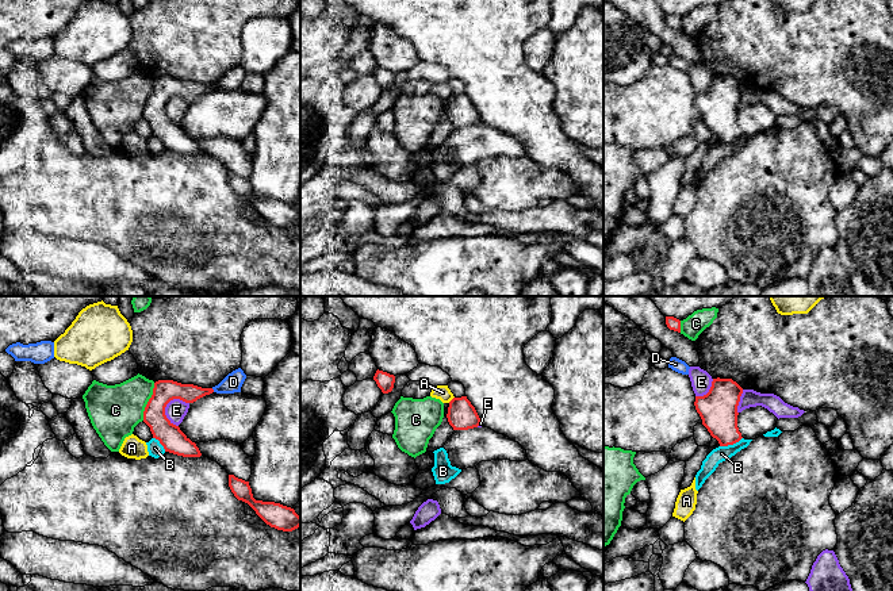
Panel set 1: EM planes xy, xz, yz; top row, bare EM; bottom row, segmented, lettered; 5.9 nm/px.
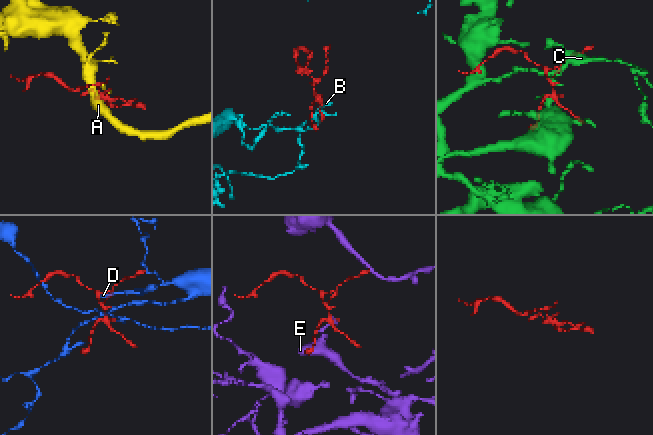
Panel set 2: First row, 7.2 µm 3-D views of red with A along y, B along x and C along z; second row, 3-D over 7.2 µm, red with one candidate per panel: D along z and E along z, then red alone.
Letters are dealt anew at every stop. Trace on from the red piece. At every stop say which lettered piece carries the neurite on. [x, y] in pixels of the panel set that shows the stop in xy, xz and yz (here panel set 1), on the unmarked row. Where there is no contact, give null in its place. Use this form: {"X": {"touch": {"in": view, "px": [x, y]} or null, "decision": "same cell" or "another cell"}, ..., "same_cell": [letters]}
{"A": {"touch": {"in": "xz", "px": [452, 96]}, "decision": "another cell"}, "B": {"touch": {"in": "yz", "px": [731, 141]}, "decision": "another cell"}, "C": {"touch": {"in": "xy", "px": [148, 99]}, "decision": "another cell"}, "D": {"touch": {"in": "xy", "px": [213, 87]}, "decision": "another cell"}, "E": {"touch": {"in": "xy", "px": [164, 110]}, "decision": "another cell"}, "same_cell": []}

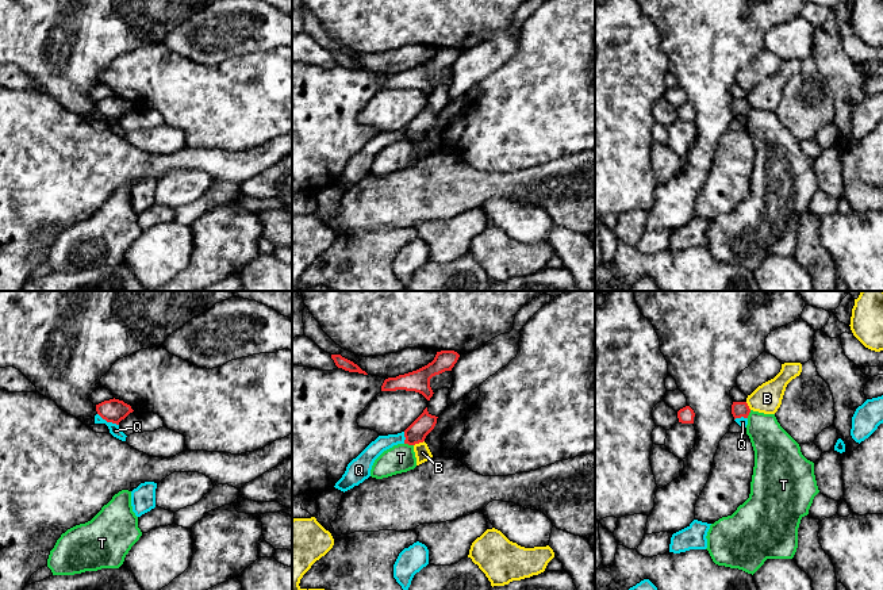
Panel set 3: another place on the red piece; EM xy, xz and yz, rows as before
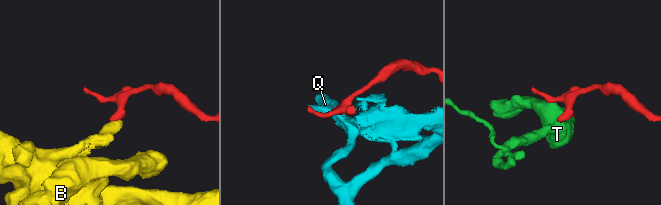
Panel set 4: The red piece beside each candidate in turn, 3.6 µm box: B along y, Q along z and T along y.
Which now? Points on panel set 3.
{"B": {"touch": {"in": "xz", "px": [418, 140]}, "decision": "another cell"}, "Q": {"touch": {"in": "xy", "px": [108, 118]}, "decision": "another cell"}, "T": {"touch": {"in": "xz", "px": [409, 141]}, "decision": "another cell"}, "same_cell": []}

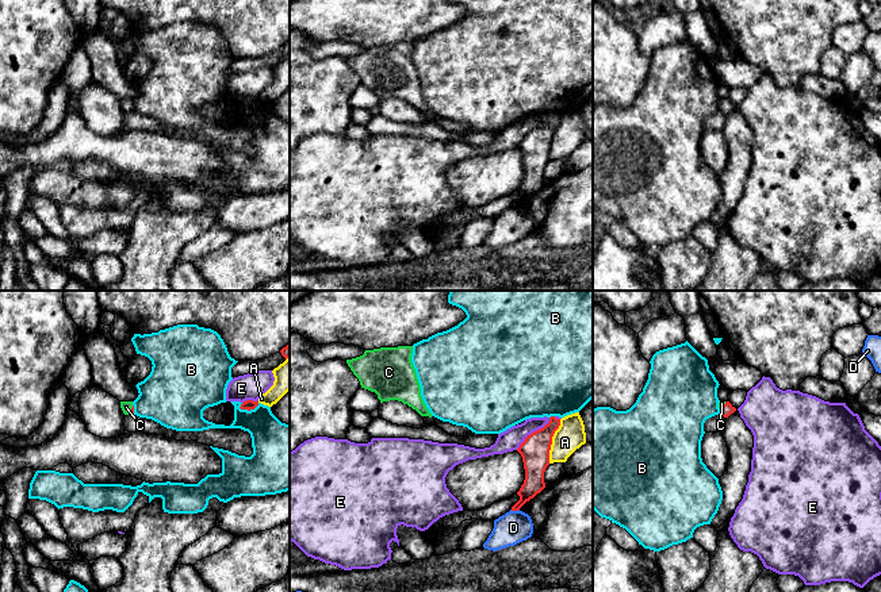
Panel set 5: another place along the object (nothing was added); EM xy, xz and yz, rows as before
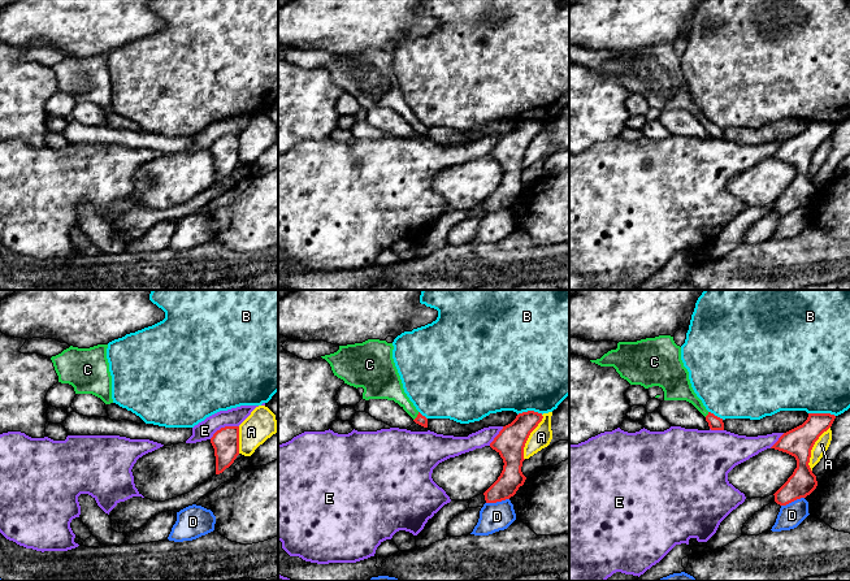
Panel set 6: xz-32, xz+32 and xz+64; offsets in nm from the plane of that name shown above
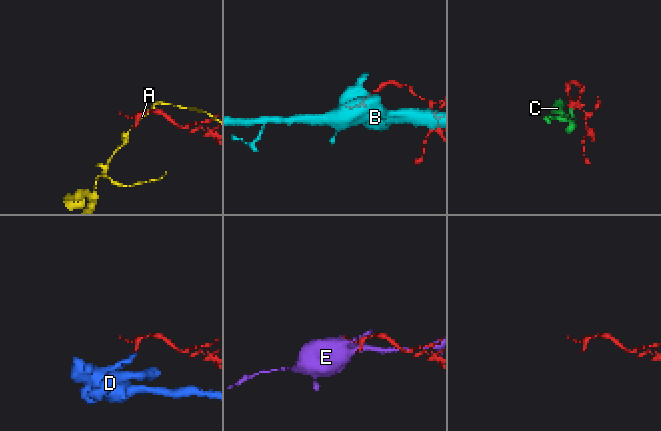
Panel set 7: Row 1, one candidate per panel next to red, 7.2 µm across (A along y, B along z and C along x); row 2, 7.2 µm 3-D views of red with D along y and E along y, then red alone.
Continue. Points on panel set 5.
{"A": {"touch": {"in": "xz", "px": [551, 138]}, "decision": "another cell"}, "B": {"touch": {"in": "xy", "px": [248, 107]}, "decision": "another cell"}, "C": {"touch": {"in": "xy", "px": [131, 107]}, "decision": "same cell"}, "D": {"touch": {"in": "xz", "px": [514, 207]}, "decision": "another cell"}, "E": {"touch": {"in": "xz", "px": [532, 130]}, "decision": "another cell"}, "same_cell": ["C"]}

